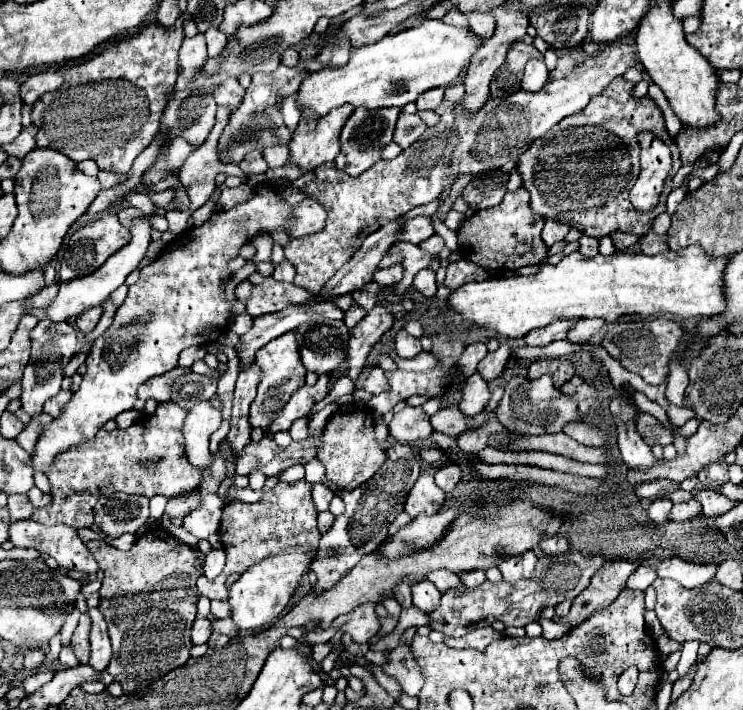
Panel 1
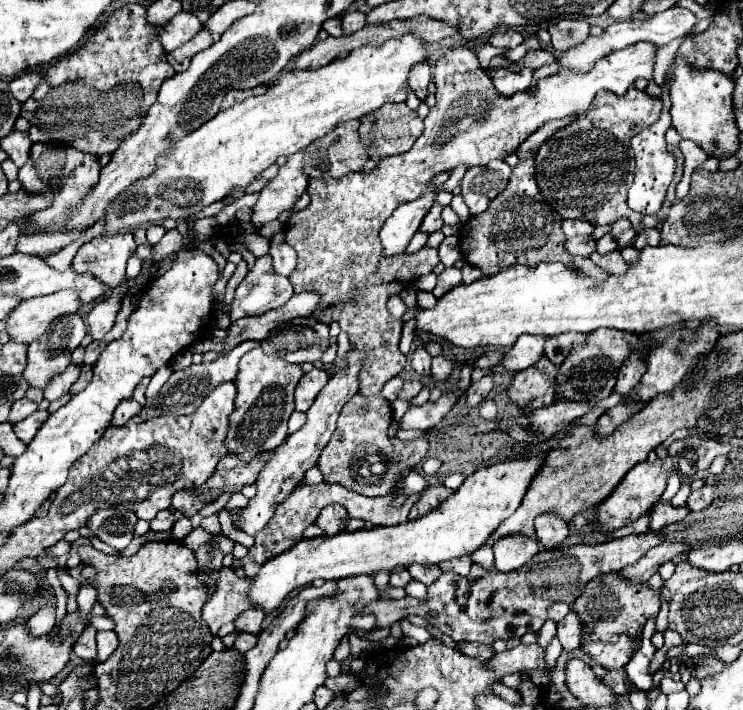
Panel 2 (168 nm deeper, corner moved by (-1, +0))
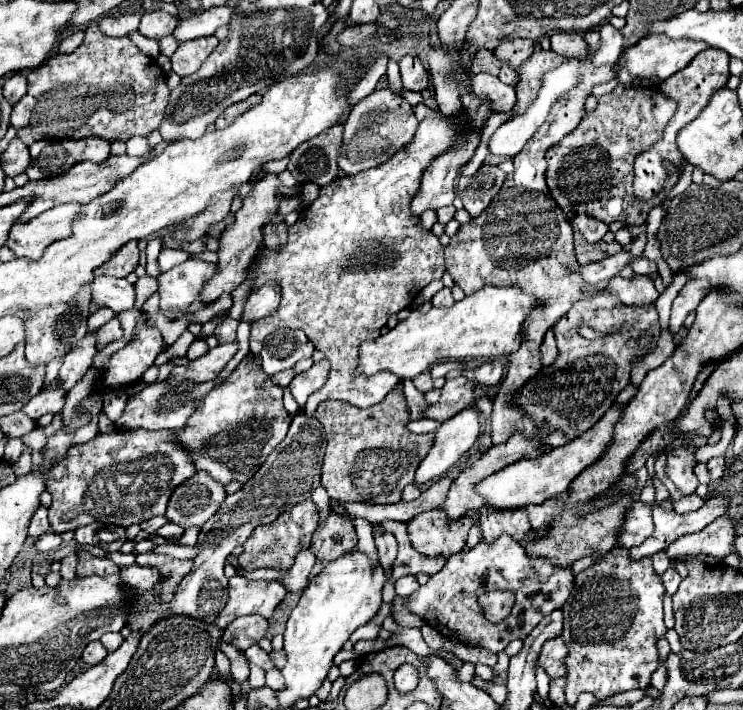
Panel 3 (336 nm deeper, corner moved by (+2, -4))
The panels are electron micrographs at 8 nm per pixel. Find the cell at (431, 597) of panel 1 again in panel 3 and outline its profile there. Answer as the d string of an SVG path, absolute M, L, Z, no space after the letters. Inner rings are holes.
M402 576L396 580L396 594L398 596L410 596L414 594L414 590L418 590L418 582L414 576Z

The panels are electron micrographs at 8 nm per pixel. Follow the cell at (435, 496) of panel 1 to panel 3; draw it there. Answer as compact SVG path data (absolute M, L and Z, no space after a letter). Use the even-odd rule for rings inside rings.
M444 510L422 512L408 522L408 536L414 550L418 550L426 558L450 558L466 550L466 538L472 520L454 520L448 522Z

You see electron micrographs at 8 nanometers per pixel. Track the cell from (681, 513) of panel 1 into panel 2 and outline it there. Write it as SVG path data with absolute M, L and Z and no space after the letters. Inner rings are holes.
M655 504L651 510L651 530L659 530L671 522L679 522L689 514L689 506L673 508L671 504Z

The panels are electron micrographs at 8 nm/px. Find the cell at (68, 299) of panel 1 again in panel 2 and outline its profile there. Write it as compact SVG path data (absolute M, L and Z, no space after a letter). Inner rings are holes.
M73 288L53 292L47 296L29 298L19 302L19 306L9 316L5 330L13 340L29 344L37 340L55 318L63 314L75 314L79 310L81 310L81 298L79 292Z

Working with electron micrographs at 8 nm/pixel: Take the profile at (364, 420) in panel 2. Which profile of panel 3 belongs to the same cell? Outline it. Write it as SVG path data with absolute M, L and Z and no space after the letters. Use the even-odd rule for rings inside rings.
M396 388L376 406L366 410L340 400L324 400L318 404L314 418L326 432L326 454L322 466L322 486L328 496L338 502L394 504L400 500L402 488L414 482L414 472L426 458L434 434L414 436L406 430L410 414L406 398Z

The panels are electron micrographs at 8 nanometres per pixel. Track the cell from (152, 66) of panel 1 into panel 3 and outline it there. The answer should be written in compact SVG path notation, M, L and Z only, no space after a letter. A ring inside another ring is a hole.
M90 22L86 28L86 38L82 46L78 46L72 54L56 54L50 56L42 66L28 74L28 92L20 102L14 104L10 126L18 130L18 138L30 146L36 140L54 140L54 138L86 138L86 136L102 136L108 142L128 140L134 134L148 136L162 122L162 114L168 102L168 86L166 74L156 64L156 60L148 58L138 50L136 44L128 36L110 38L100 32L98 22Z

